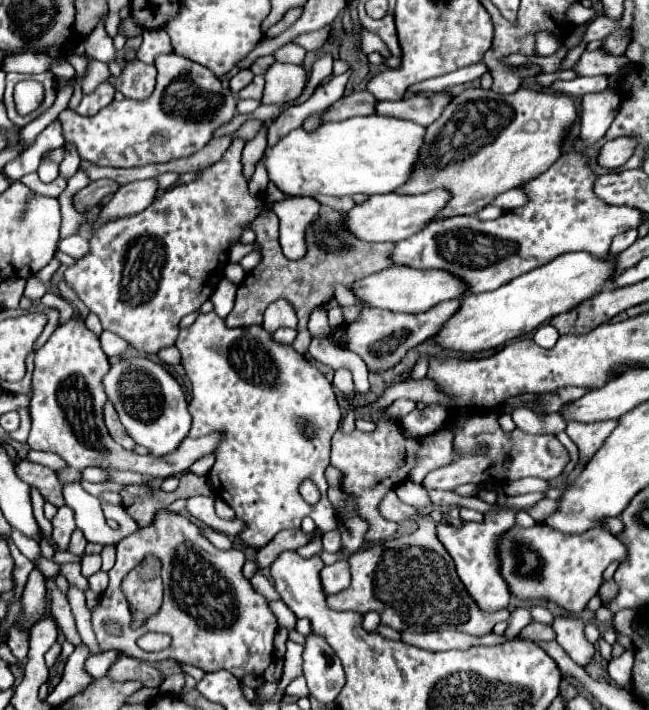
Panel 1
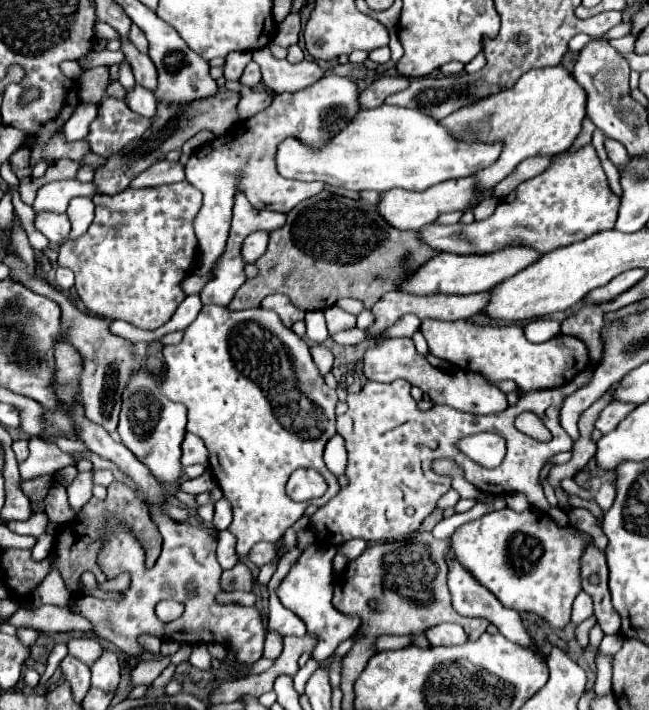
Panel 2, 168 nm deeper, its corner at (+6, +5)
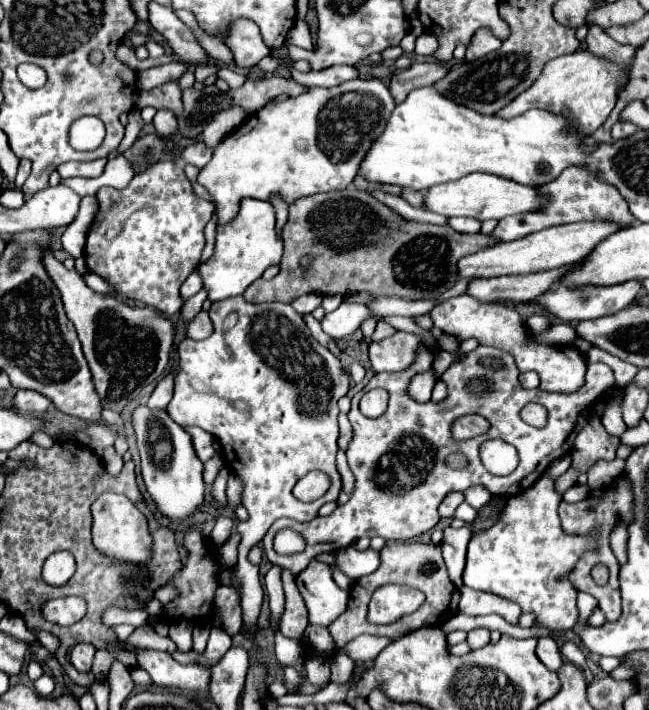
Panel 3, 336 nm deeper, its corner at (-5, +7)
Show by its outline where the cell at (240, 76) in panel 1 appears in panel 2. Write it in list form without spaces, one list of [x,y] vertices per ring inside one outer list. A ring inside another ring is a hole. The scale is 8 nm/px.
[[[237,51],[233,55],[227,55],[225,79],[227,81],[239,81],[239,77],[241,77],[241,73],[247,67],[249,61],[251,61],[251,53],[249,51]]]

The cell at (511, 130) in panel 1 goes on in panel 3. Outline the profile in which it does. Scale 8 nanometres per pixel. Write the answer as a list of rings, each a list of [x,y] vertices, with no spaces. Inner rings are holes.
[[[578,49],[570,55],[562,55],[558,59],[548,61],[536,83],[524,93],[520,93],[508,107],[500,109],[500,113],[496,115],[512,119],[532,107],[540,107],[554,113],[562,113],[568,117],[568,121],[572,121],[574,117],[574,123],[580,125],[580,133],[594,133],[614,109],[618,91],[626,85],[628,75],[630,75],[628,65],[598,57],[588,49]]]

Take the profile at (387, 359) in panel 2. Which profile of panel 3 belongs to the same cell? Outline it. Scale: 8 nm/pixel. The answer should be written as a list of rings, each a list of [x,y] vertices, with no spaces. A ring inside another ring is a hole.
[[[398,331],[396,335],[382,341],[372,341],[370,343],[372,369],[376,373],[406,369],[408,365],[412,365],[418,345],[422,345],[422,339],[406,331]]]

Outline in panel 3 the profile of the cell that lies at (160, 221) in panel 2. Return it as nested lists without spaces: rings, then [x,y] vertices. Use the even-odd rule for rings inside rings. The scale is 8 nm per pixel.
[[[172,159],[160,161],[144,169],[122,191],[112,187],[100,189],[96,193],[96,199],[98,199],[98,211],[90,225],[84,249],[84,259],[88,269],[100,275],[102,279],[110,281],[116,287],[116,295],[154,307],[166,317],[176,317],[176,313],[182,307],[182,297],[178,289],[186,281],[186,277],[200,265],[202,249],[206,245],[204,227],[212,217],[214,205],[210,201],[196,197],[192,183],[184,175],[184,169],[178,167],[176,161]]]

